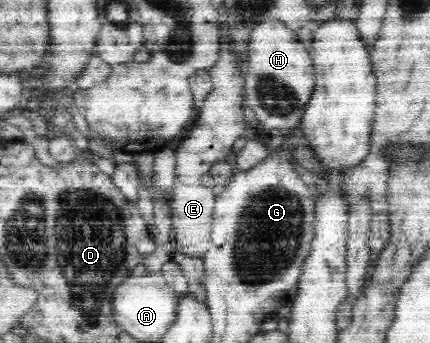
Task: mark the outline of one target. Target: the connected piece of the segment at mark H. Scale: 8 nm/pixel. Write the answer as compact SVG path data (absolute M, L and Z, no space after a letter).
M266 20L251 33L249 50L244 99L259 120L261 131L273 131L278 135L299 126L316 87L315 65L308 47L280 22Z

